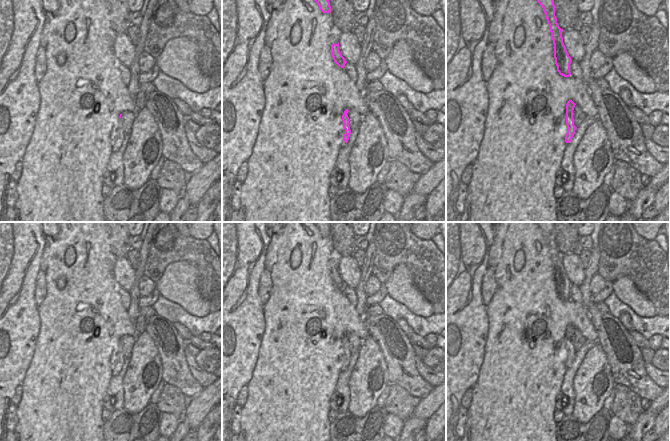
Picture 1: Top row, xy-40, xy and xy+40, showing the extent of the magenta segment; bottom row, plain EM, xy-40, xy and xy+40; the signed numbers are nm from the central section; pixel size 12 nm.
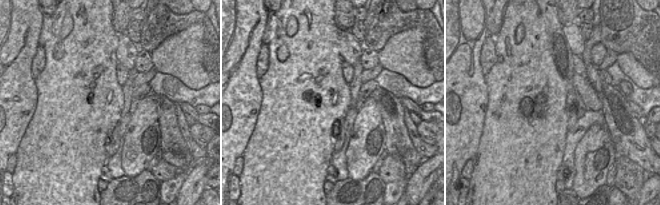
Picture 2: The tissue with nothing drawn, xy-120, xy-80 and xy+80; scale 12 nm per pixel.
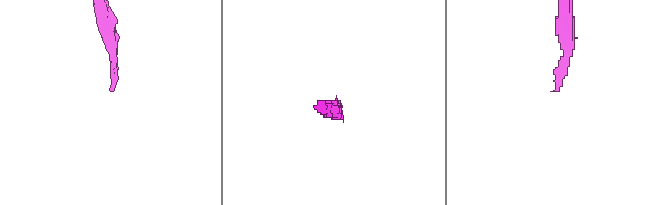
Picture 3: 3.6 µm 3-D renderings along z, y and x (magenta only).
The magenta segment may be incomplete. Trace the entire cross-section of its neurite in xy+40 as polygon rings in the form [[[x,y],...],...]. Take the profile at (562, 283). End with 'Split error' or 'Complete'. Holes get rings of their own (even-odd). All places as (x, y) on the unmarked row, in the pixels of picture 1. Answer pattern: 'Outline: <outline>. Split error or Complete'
Outline: [[[534,222],[542,230],[545,241],[550,251],[551,262],[554,268],[554,282],[557,290],[557,295],[564,301],[569,301],[571,281],[569,280],[566,271],[563,267],[562,256],[564,255],[558,250],[555,240],[555,229],[553,222]]]. Complete.

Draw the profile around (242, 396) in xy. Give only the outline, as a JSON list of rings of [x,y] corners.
[[[247,385],[241,388],[237,397],[237,405],[243,407],[246,400],[247,400]]]

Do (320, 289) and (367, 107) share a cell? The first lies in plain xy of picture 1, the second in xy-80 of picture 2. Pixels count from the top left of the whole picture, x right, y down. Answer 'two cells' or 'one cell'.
two cells

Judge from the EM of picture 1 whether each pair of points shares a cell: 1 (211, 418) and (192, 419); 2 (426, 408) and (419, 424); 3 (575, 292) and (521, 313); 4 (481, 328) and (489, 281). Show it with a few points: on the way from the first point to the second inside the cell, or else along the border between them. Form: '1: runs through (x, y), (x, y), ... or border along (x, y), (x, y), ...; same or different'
1: border along (211, 409), (195, 430); different
2: border along (412, 416), (426, 420); different
3: border along (571, 298), (581, 304); different
4: border along (481, 280), (481, 300), (485, 305); different

